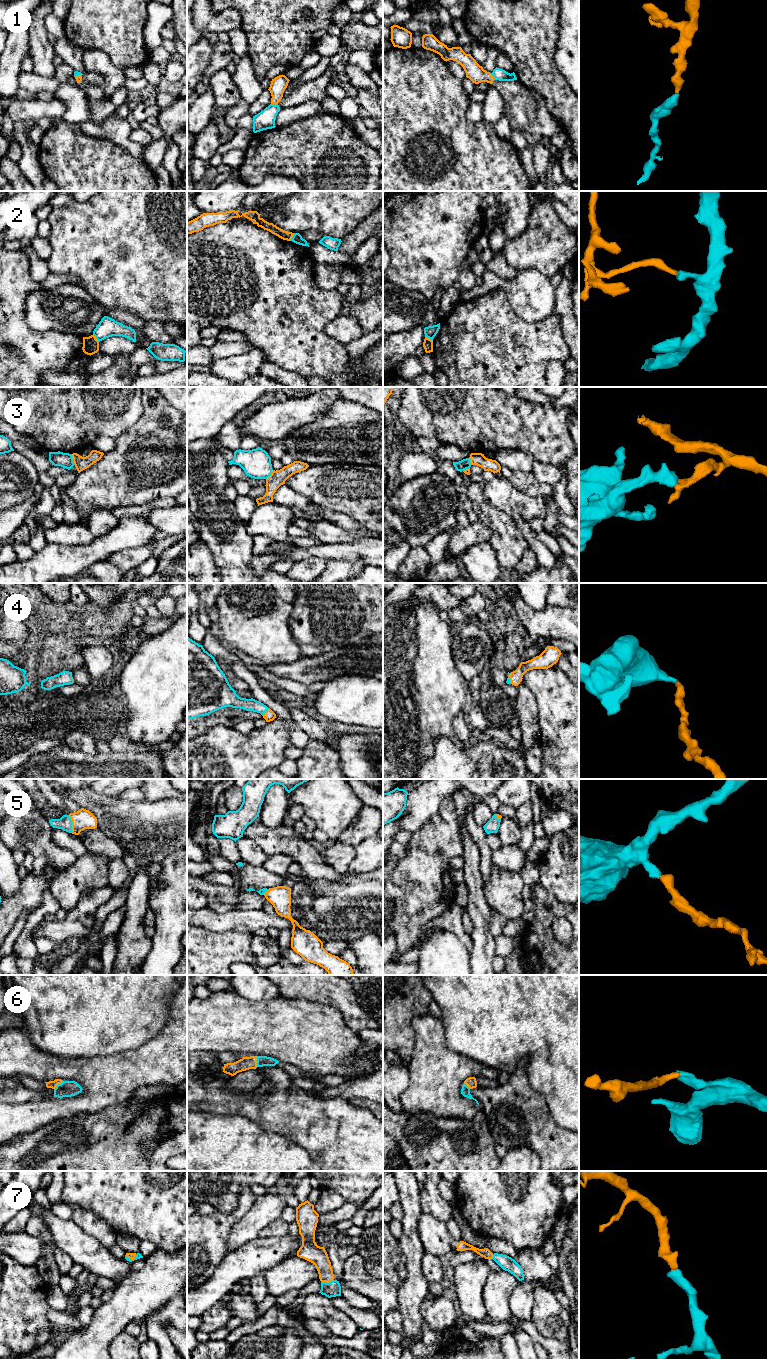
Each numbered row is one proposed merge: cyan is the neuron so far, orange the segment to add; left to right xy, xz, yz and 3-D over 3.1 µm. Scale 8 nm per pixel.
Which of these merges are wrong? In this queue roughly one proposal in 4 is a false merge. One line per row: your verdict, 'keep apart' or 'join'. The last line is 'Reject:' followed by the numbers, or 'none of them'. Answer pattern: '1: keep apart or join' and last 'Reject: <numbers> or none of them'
1: keep apart
2: keep apart
3: keep apart
4: join
5: join
6: join
7: join
Reject: 1, 2, 3

